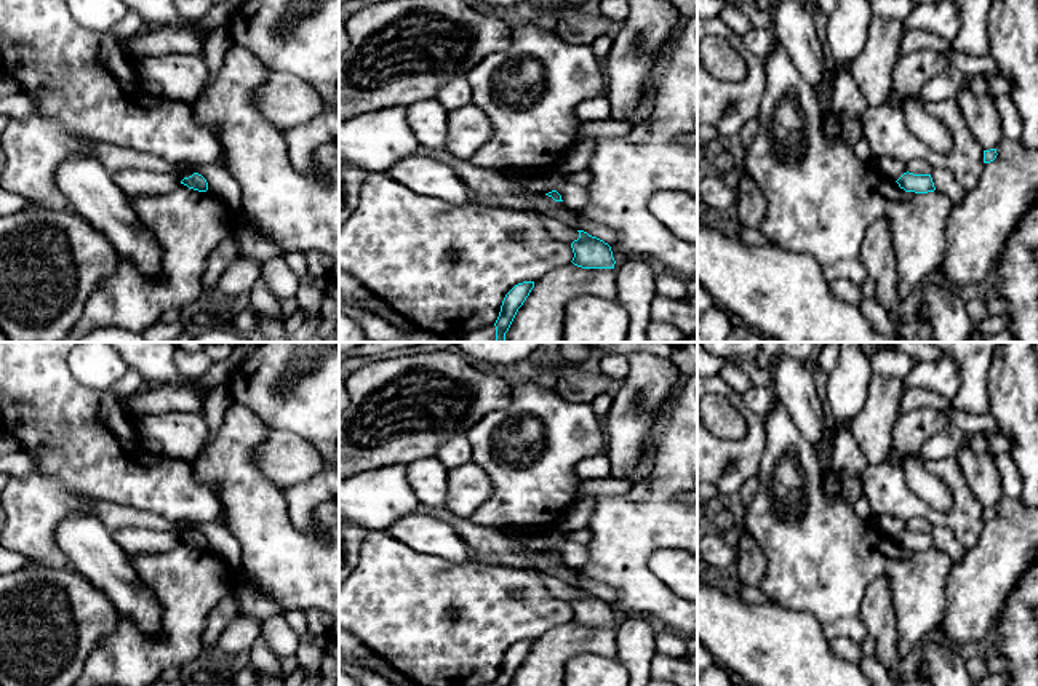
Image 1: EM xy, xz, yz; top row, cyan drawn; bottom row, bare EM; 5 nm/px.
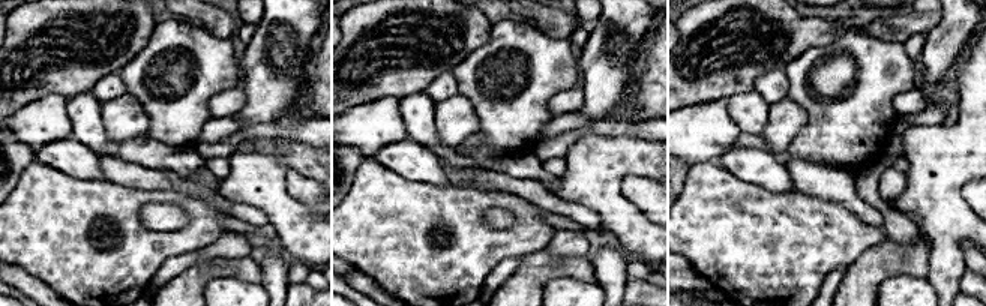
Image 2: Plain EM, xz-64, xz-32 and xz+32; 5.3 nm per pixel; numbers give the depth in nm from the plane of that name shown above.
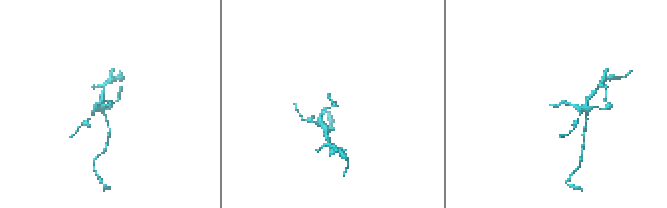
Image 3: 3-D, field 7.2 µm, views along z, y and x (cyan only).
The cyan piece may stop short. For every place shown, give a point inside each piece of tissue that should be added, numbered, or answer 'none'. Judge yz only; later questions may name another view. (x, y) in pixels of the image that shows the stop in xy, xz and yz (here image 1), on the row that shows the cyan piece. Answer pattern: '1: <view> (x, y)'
none

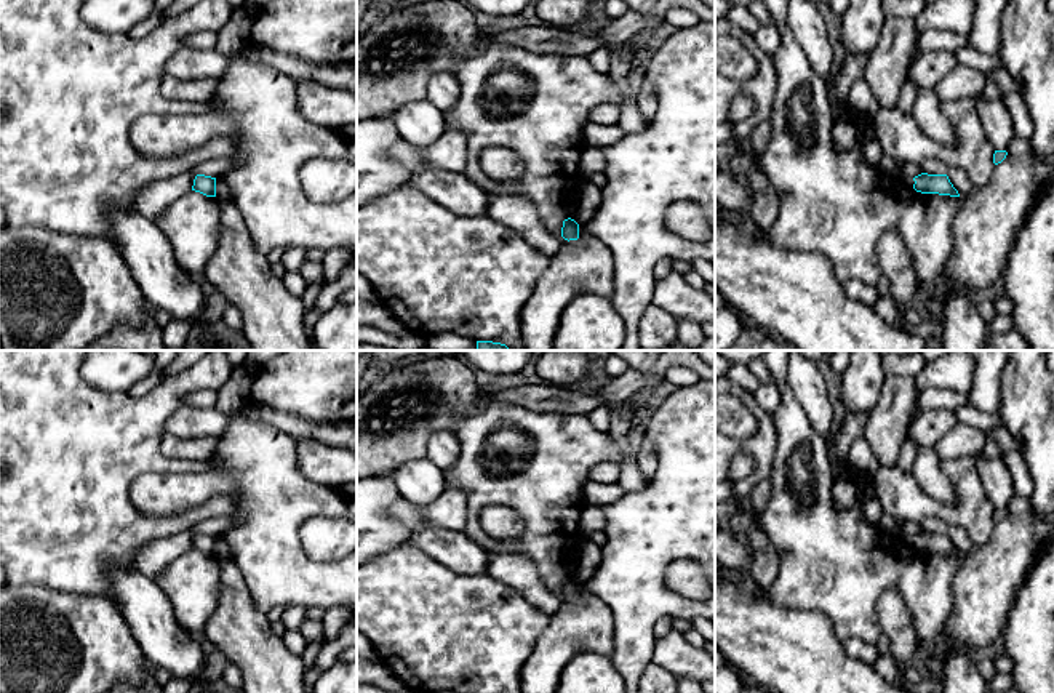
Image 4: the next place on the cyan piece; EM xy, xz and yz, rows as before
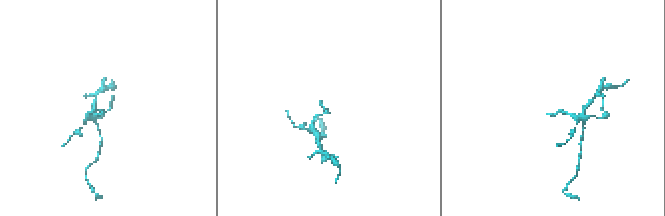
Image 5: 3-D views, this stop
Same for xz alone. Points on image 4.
none

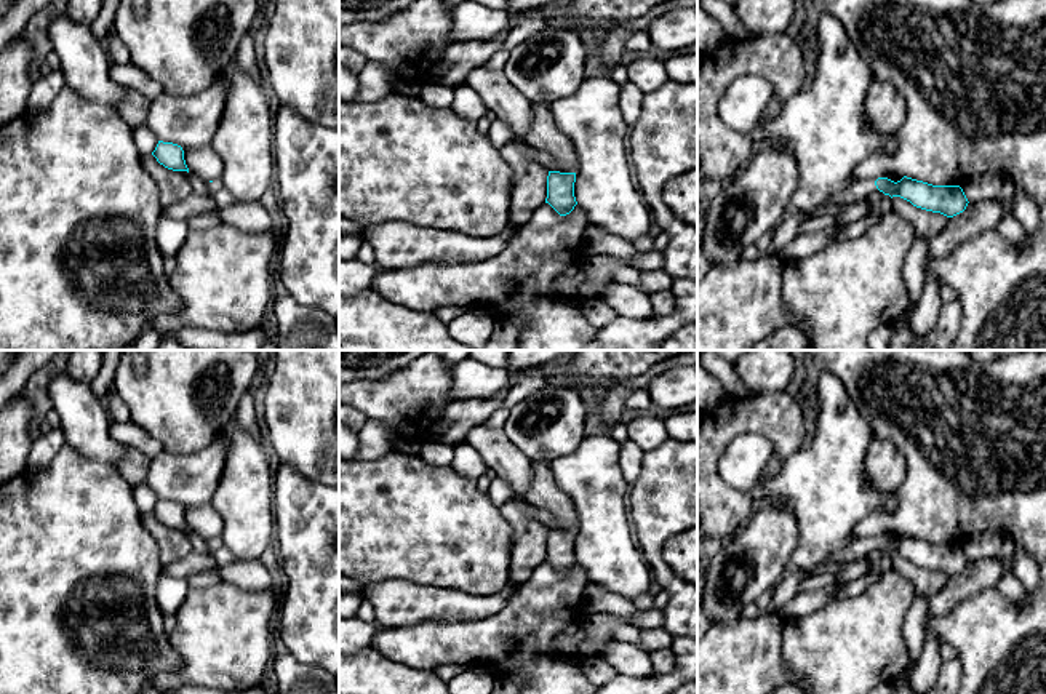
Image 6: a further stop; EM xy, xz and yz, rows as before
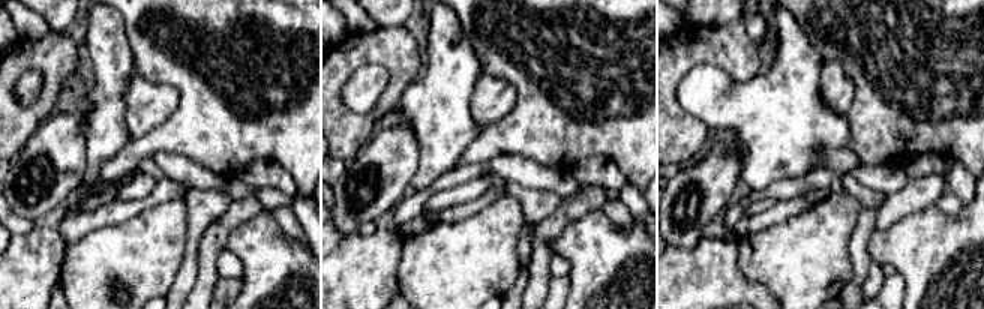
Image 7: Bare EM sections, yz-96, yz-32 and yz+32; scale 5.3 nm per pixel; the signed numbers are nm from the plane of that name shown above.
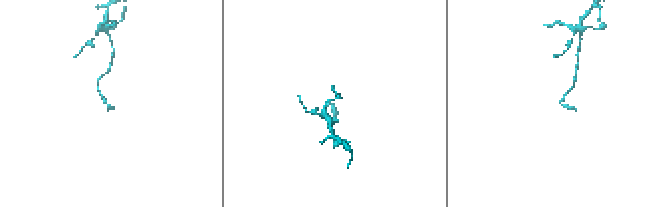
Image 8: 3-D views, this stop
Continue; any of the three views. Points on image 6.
1: yz (861, 189)

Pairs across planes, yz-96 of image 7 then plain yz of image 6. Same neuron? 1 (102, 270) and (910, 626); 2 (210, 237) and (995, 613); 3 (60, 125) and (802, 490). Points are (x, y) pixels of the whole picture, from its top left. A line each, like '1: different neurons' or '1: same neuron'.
1: different neurons
2: different neurons
3: different neurons

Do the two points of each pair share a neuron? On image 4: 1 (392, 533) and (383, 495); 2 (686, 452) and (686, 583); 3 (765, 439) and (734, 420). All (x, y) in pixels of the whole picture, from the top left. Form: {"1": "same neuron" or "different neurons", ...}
{"1": "same neuron", "2": "different neurons", "3": "different neurons"}

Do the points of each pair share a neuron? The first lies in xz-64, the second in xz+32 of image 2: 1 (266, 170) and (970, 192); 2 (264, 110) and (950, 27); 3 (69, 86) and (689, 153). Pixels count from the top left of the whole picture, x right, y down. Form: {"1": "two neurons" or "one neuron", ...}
{"1": "two neurons", "2": "one neuron", "3": "two neurons"}

